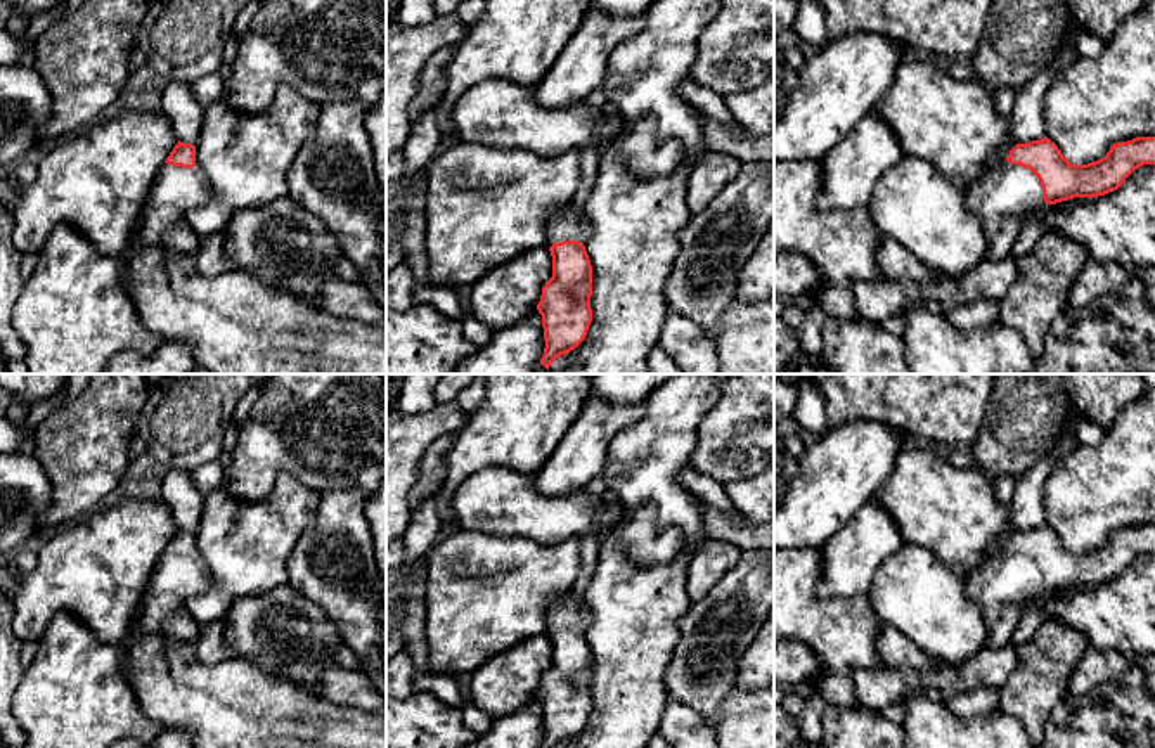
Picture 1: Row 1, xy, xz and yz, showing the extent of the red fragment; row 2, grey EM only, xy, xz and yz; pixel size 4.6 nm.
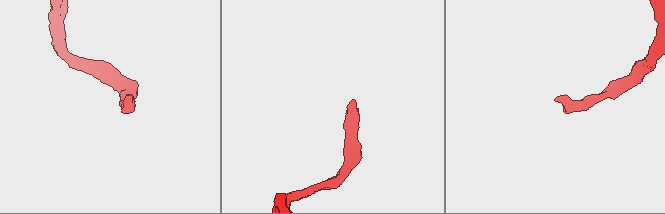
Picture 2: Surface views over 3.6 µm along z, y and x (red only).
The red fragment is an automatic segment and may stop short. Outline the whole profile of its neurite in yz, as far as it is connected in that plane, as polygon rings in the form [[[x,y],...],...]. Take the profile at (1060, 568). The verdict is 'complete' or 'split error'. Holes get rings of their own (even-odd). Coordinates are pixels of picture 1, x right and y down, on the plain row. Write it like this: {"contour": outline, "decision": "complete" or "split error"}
{"contour": [[[1048,525],[1016,532],[1004,551],[965,582],[968,599],[980,608],[985,622],[985,648],[1011,642],[1027,601],[1113,580],[1143,552],[1155,552],[1155,525],[1117,530],[1105,545],[1087,552],[1072,552]]], "decision": "split error"}

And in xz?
{"contour": [[[571,590],[549,606],[552,665],[542,675],[537,693],[545,729],[540,748],[556,748],[570,741],[587,724],[592,710],[592,653],[584,630],[590,623],[590,608]]], "decision": "split error"}

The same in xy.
{"contour": [[[180,530],[156,561],[140,604],[139,630],[165,634],[166,620],[197,592],[211,587],[211,571],[196,552],[196,533]]], "decision": "split error"}

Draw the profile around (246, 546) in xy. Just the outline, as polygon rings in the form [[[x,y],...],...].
[[[279,474],[261,500],[239,500],[225,483],[204,495],[196,554],[211,571],[211,587],[185,603],[199,627],[222,622],[236,601],[289,582],[291,552],[317,504],[319,492],[289,474]]]

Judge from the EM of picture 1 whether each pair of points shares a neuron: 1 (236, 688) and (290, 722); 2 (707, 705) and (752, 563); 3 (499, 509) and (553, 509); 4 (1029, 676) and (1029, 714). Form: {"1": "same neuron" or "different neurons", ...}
{"1": "same neuron", "2": "same neuron", "3": "same neuron", "4": "same neuron"}

